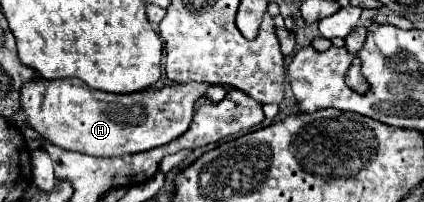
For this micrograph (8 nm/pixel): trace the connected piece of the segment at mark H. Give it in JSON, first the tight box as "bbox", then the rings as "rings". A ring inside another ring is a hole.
{"bbox":[20,79,206,157],"rings":[[[78,79],[30,81],[22,87],[20,103],[28,115],[28,125],[46,141],[96,157],[120,157],[126,153],[142,153],[158,145],[166,145],[186,133],[192,125],[194,103],[206,93],[206,83],[164,85],[130,95],[112,95],[86,87]]]}

